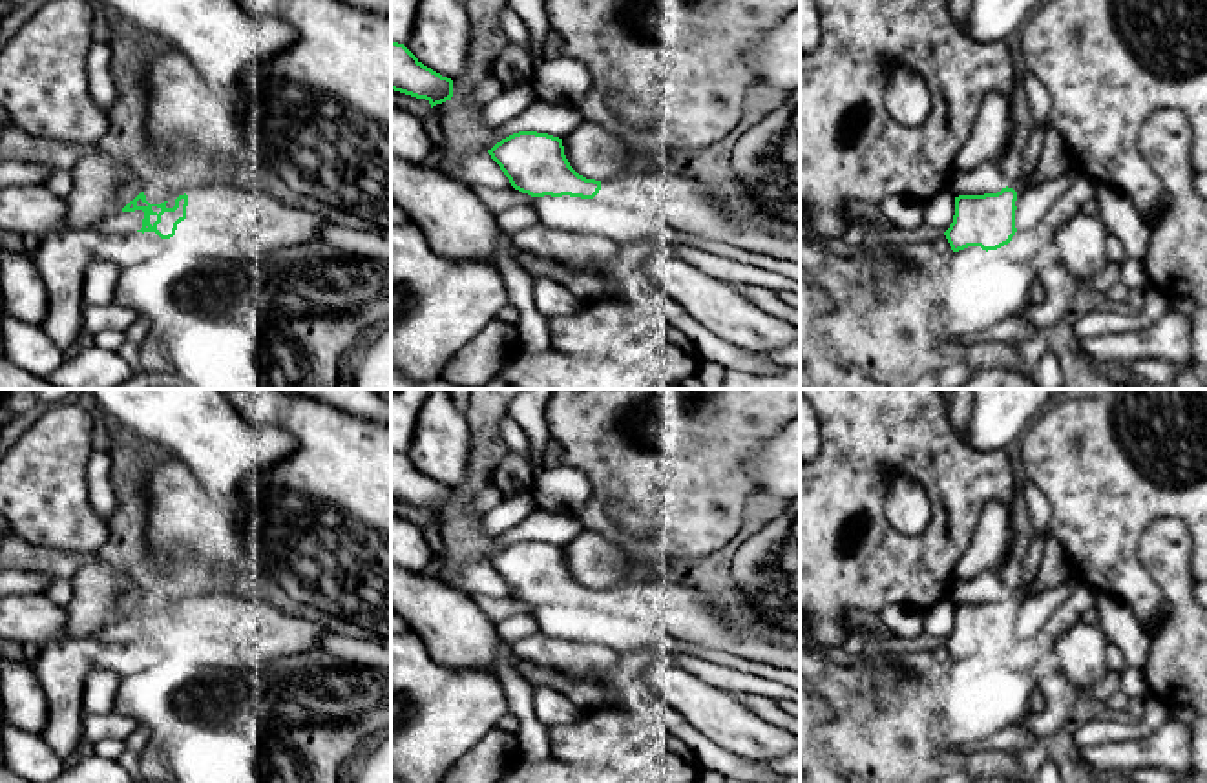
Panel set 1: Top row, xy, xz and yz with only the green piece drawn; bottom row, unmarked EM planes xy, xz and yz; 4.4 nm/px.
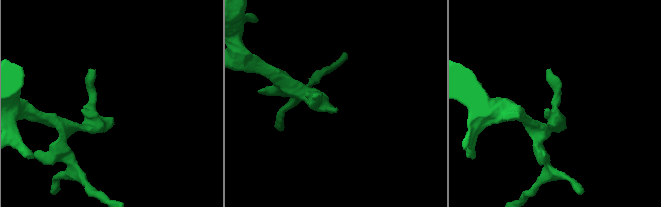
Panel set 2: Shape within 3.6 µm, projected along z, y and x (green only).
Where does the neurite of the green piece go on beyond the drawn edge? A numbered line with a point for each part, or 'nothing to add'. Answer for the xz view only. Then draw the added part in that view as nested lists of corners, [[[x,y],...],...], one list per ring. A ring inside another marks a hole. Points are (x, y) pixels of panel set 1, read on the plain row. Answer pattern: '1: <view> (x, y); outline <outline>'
1: xz (649, 606); outline [[[648,575],[634,579],[621,586],[619,611],[544,604],[533,610],[533,617],[542,633],[559,641],[603,644],[615,652],[628,652],[666,632],[670,637],[800,675],[798,648],[774,642],[758,626],[736,626],[725,615],[718,597],[707,597],[674,580],[657,580]]]

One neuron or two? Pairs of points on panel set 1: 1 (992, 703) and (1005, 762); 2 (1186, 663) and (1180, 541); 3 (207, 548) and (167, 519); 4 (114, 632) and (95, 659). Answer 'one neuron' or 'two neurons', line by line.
1: one neuron
2: one neuron
3: one neuron
4: two neurons

